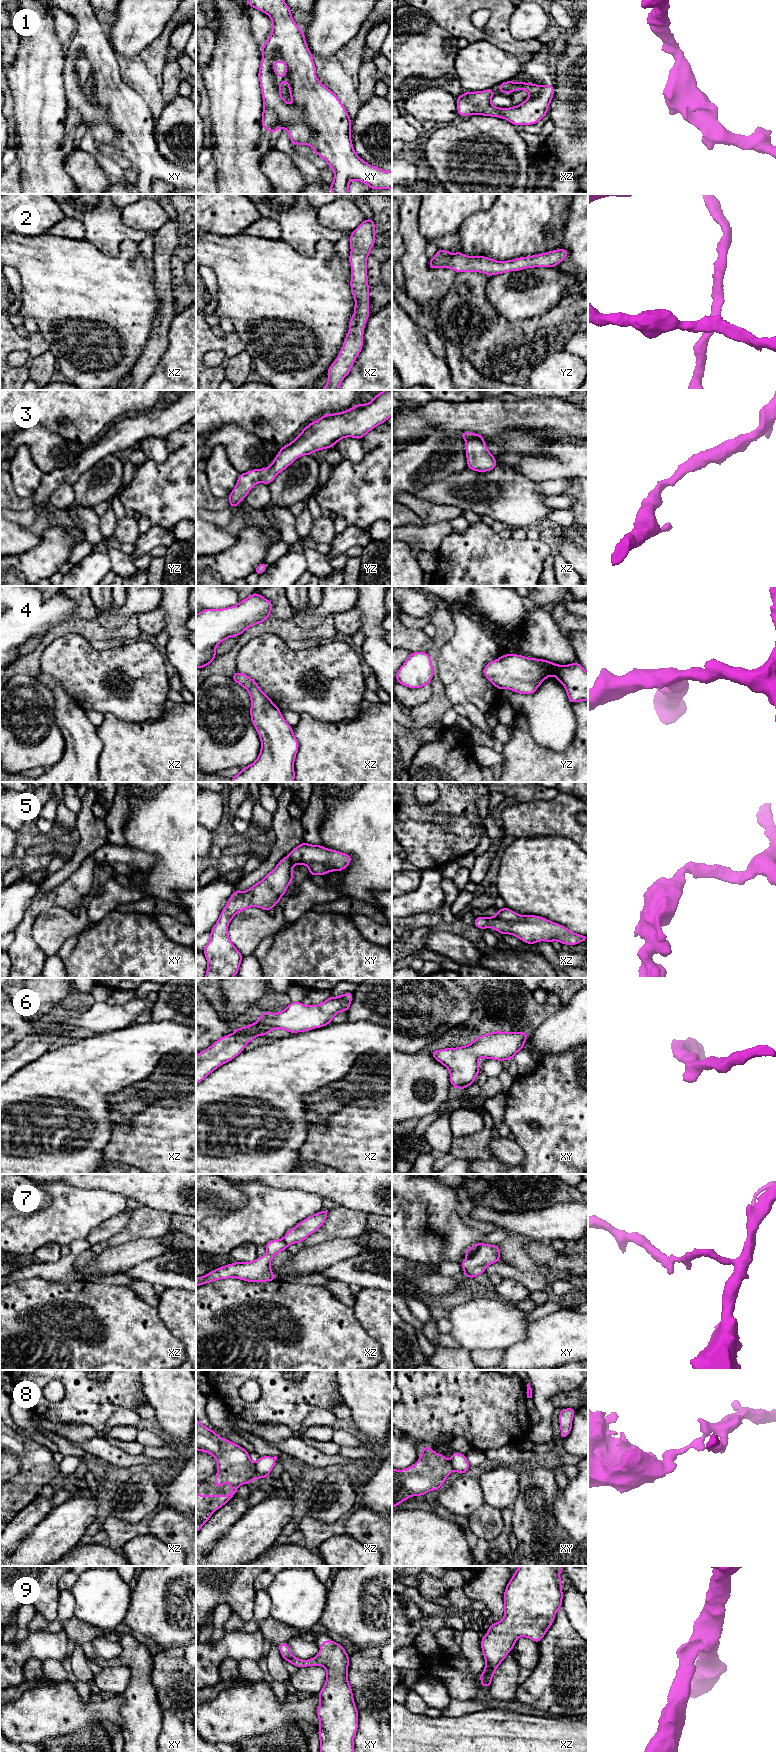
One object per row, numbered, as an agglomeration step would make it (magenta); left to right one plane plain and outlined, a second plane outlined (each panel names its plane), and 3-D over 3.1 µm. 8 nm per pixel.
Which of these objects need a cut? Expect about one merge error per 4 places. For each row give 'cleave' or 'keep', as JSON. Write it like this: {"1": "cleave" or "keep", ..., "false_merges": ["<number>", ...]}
{"1": "keep", "2": "keep", "3": "keep", "4": "keep", "5": "keep", "6": "keep", "7": "cleave", "8": "cleave", "9": "keep", "false_merges": ["7", "8"]}

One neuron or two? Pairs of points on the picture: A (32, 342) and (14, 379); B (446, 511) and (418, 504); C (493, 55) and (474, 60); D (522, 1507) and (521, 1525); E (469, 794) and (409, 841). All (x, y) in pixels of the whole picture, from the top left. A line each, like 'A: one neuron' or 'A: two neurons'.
A: one neuron
B: one neuron
C: one neuron
D: one neuron
E: one neuron

